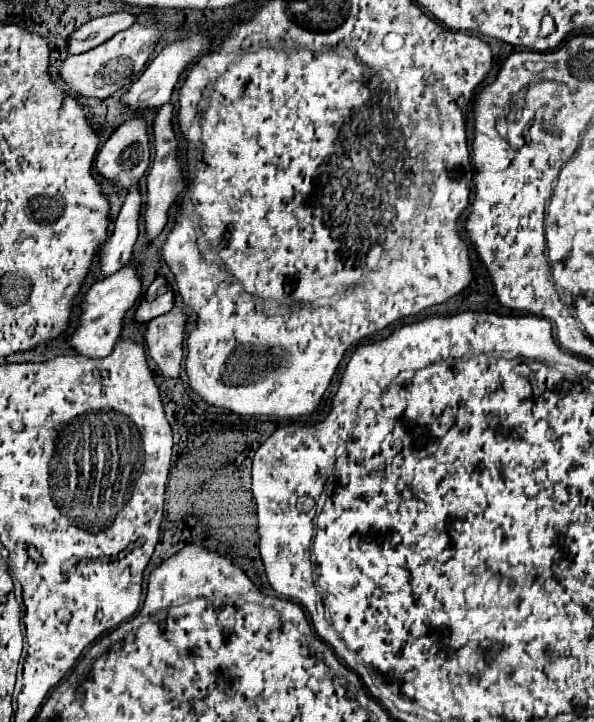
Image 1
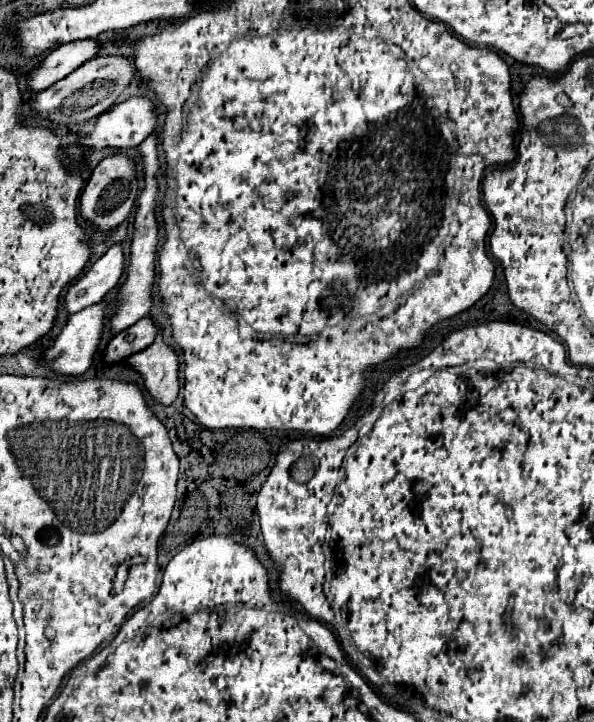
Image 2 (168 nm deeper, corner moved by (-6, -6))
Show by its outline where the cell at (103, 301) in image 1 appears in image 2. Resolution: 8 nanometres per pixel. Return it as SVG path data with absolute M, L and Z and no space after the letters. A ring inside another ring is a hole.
M100 301L98 305L90 305L84 307L82 311L74 313L68 317L66 327L62 329L62 333L56 337L54 345L46 351L44 359L46 363L62 375L82 375L94 361L94 355L98 351L102 333L104 333L104 319L106 319L106 311L108 311L108 303Z

